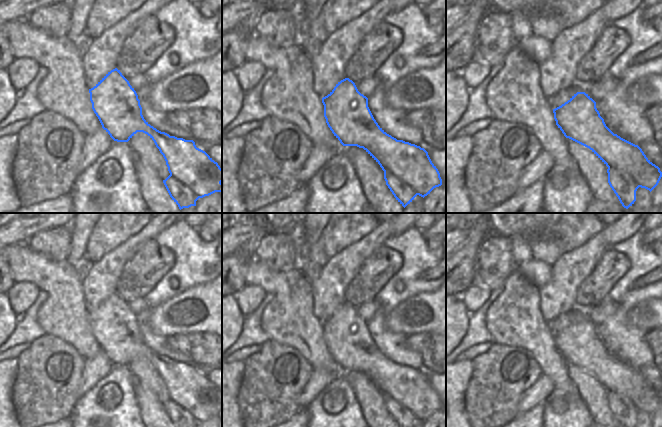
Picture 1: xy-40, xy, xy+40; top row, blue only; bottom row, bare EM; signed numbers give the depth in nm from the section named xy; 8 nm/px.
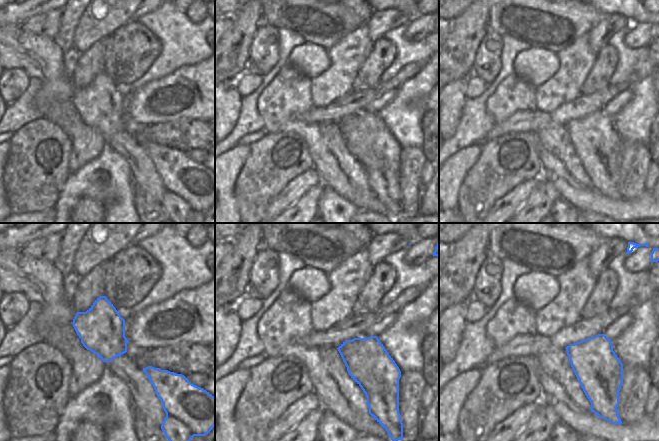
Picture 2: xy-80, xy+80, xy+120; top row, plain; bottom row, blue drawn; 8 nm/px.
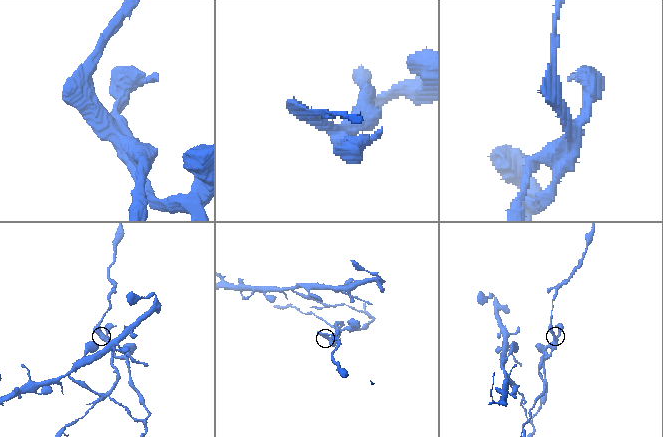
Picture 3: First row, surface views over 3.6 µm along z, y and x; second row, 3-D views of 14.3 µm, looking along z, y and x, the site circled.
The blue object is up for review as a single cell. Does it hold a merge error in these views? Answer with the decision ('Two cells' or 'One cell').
Two cells

